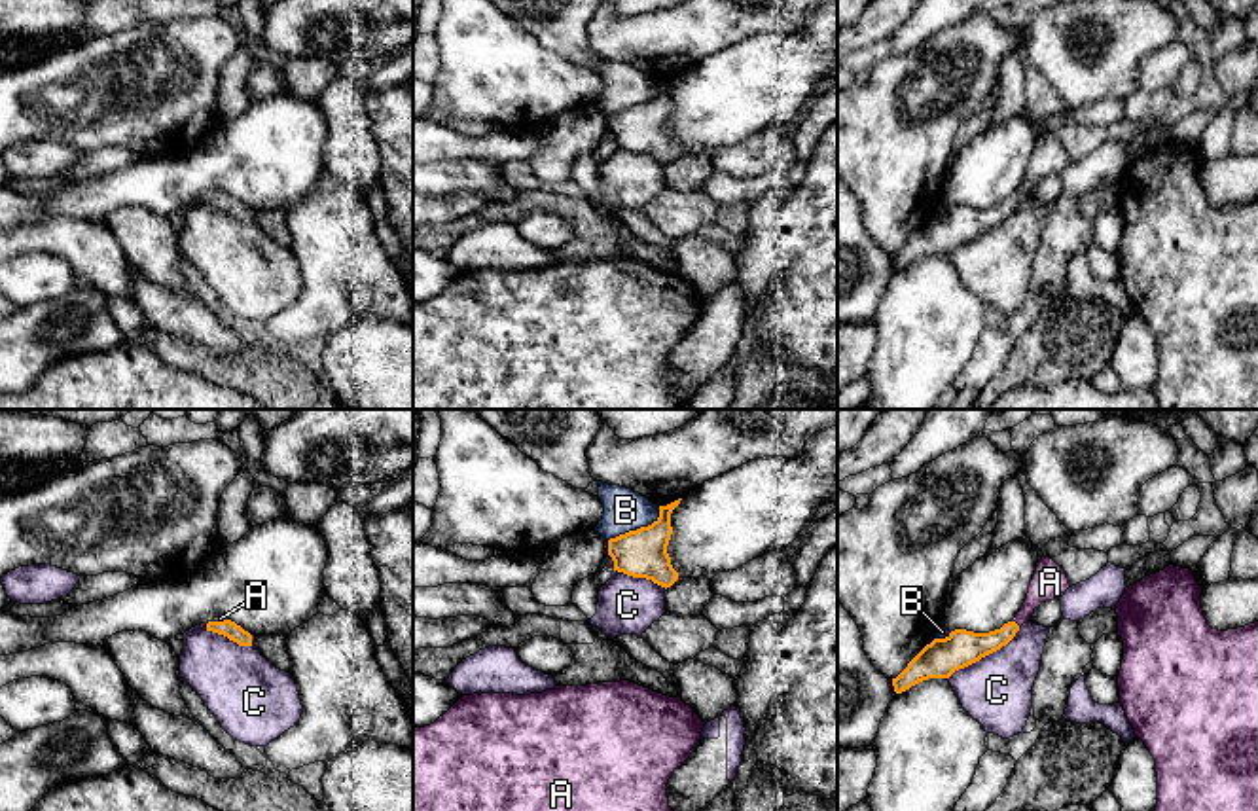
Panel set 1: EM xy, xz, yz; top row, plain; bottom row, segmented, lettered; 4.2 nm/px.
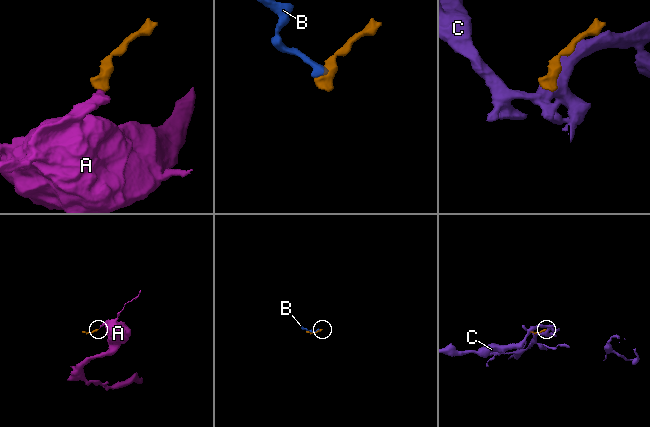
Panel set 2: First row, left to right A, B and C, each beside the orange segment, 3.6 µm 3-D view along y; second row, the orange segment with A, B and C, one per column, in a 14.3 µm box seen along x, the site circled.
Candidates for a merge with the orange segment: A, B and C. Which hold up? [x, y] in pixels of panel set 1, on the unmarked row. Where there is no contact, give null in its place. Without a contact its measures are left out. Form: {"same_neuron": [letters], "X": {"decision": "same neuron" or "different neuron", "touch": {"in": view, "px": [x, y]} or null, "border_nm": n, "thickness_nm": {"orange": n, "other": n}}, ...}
{"same_neuron": ["A"], "A": {"decision": "same neuron", "touch": {"in": "yz", "px": [1016, 199]}, "border_nm": 40, "thickness_nm": {"orange": 150, "other": 150}}, "B": {"decision": "different neuron", "touch": {"in": "xz", "px": [637, 105]}, "border_nm": 260, "thickness_nm": {"orange": 200, "other": 180}}, "C": {"decision": "different neuron", "touch": {"in": "yz", "px": [984, 232]}, "border_nm": 380, "thickness_nm": {"orange": 160, "other": 300}}}

